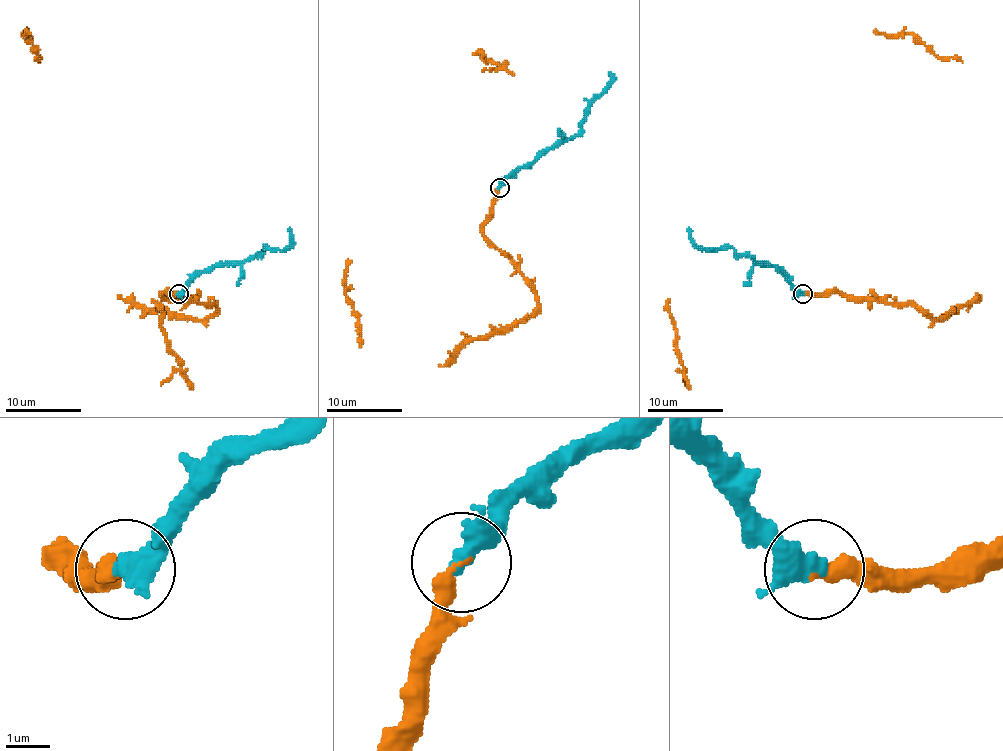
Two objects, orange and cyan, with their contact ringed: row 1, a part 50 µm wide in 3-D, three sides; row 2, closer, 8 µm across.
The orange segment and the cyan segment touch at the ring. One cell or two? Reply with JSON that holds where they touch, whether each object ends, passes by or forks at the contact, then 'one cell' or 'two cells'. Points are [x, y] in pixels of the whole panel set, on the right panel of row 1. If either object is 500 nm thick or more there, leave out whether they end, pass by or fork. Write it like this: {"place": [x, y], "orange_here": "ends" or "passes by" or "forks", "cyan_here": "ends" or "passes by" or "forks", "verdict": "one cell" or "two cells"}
{"place": [802, 293], "orange_here": "ends", "cyan_here": "passes by", "verdict": "one cell"}

